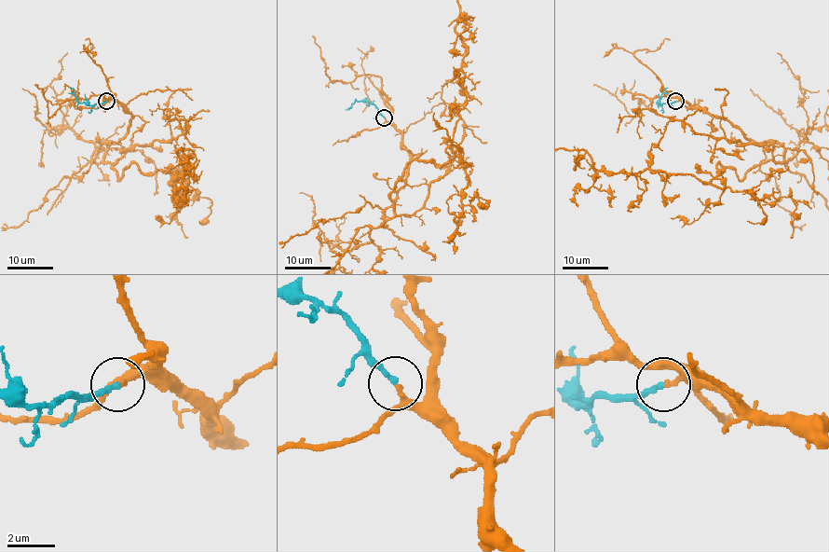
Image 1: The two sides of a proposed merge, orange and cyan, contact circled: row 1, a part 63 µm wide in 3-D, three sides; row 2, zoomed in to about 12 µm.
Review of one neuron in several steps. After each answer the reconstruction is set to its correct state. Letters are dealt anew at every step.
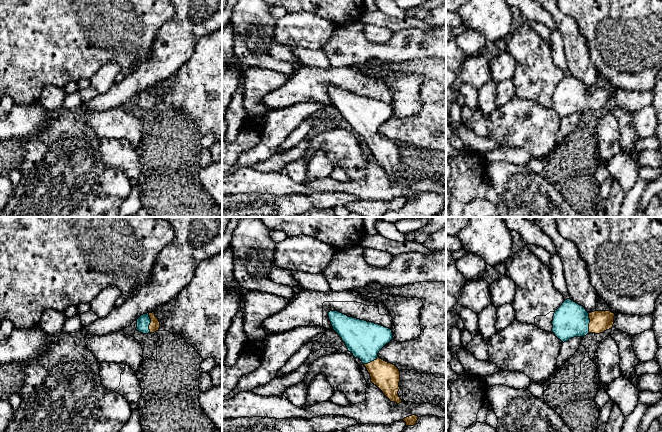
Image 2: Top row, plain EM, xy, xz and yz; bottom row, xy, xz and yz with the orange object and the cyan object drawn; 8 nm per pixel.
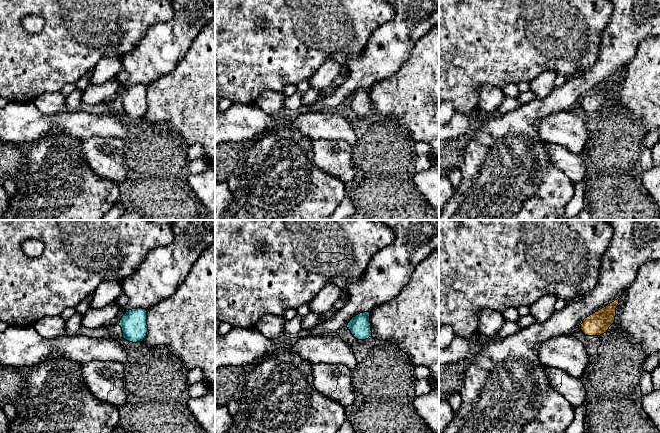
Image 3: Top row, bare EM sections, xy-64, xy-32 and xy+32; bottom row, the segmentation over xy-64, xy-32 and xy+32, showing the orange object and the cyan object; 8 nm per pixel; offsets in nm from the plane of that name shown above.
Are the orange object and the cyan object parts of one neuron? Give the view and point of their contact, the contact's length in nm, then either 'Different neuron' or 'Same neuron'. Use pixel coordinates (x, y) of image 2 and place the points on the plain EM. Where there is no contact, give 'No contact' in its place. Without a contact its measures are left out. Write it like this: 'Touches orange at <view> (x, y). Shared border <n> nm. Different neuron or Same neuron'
Touches orange at xy (150, 99). Shared border 160 nm. Same neuron

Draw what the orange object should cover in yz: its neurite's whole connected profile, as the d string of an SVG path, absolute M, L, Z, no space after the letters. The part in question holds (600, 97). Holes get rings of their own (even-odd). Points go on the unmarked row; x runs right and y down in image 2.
M567 75L555 86L552 108L564 119L574 113L584 113L589 109L600 110L611 105L614 93L611 87L588 89L583 82Z

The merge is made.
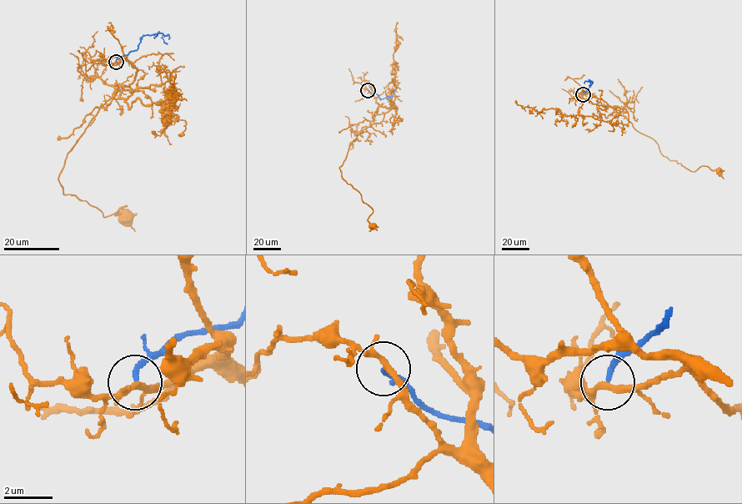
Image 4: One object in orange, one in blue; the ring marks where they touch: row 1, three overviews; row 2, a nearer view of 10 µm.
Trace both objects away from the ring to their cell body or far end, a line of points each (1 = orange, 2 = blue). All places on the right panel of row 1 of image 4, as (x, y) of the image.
1: (583, 94), (617, 106), (669, 159), (691, 171), (707, 166), (718, 171)
2: (583, 94), (592, 82), (585, 81), (584, 83)

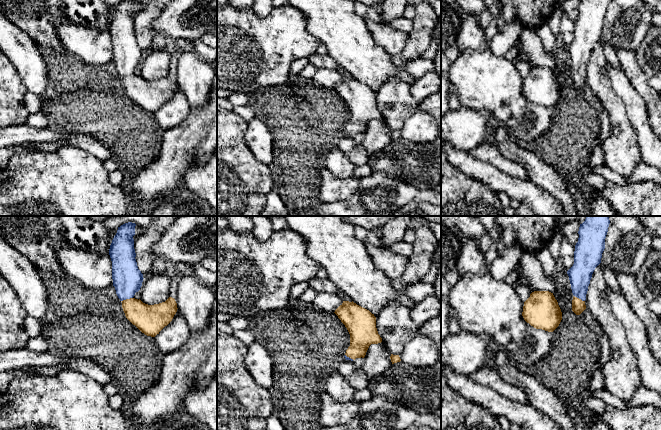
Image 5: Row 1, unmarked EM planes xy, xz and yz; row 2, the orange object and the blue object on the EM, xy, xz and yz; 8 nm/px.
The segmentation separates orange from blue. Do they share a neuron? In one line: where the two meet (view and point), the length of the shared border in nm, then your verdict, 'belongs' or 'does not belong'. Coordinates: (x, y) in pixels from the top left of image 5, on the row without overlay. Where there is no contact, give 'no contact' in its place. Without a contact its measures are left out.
meets orange in xy at (126, 75); contact 100 nm long; belongs

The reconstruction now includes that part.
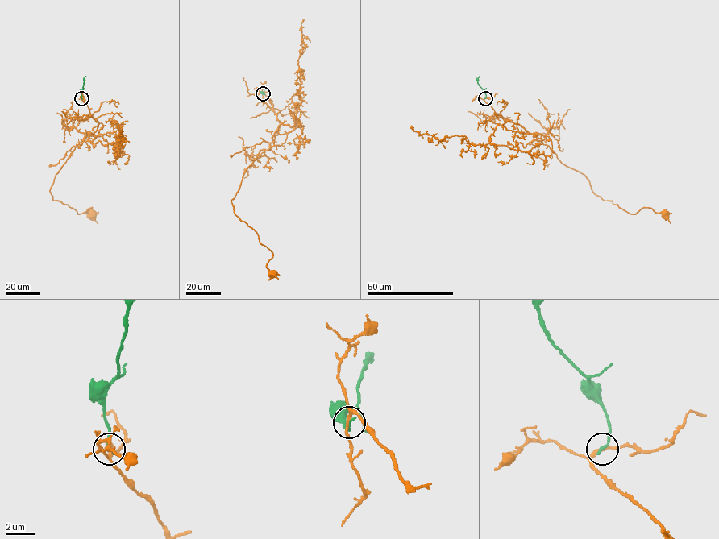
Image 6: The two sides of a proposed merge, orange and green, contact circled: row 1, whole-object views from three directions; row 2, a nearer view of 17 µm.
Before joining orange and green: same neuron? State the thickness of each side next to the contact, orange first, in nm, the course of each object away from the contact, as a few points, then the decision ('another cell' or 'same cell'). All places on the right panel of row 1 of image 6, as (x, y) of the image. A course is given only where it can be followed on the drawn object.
200/220 nm | orange via (485, 98), (498, 116), (538, 133), (603, 199), (631, 213), (650, 207), (664, 214) | green via (485, 98), (484, 91), (477, 82), (480, 76) | another cell

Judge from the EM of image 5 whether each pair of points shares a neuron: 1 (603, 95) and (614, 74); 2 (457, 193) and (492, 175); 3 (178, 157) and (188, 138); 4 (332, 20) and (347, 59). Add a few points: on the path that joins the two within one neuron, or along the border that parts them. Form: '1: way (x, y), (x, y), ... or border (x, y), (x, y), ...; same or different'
1: border (607, 64), (606, 74), (610, 84), (623, 102); different
2: border (459, 169), (467, 176), (481, 181), (498, 192); different
3: way (178, 152), (185, 143); same
4: way (341, 30), (347, 37), (347, 49); same

